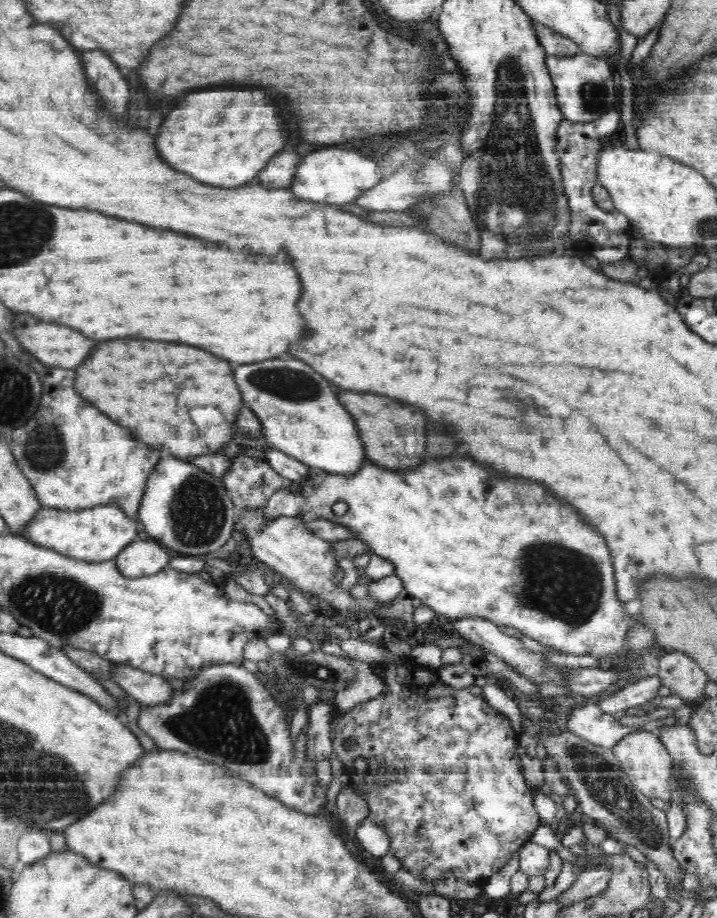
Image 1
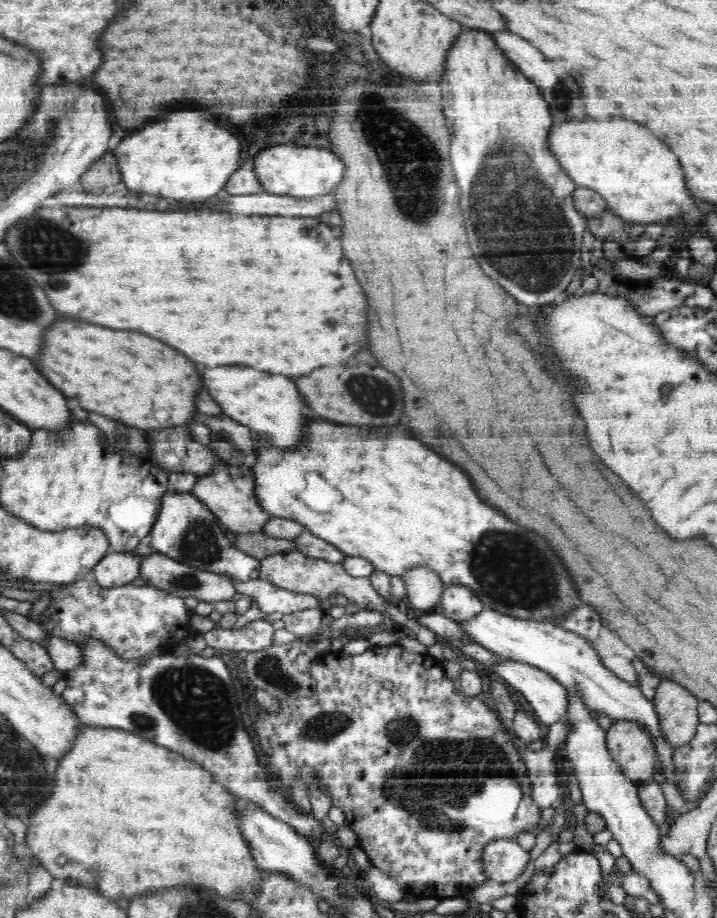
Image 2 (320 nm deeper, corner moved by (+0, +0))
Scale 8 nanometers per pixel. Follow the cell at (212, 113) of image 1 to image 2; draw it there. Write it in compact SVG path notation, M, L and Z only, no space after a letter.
M180 110L170 114L164 122L146 126L138 134L122 140L114 150L122 182L128 190L162 196L180 202L196 202L216 197L227 184L228 178L240 168L240 142L226 128L208 120L210 114L198 110Z

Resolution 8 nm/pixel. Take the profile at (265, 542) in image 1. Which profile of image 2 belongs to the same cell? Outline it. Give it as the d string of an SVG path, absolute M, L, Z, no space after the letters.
M222 461L207 475L198 476L196 484L189 492L199 497L215 513L215 517L229 530L229 533L260 534L272 518L271 514L260 508L259 501L255 497L254 472L244 465L229 465Z

